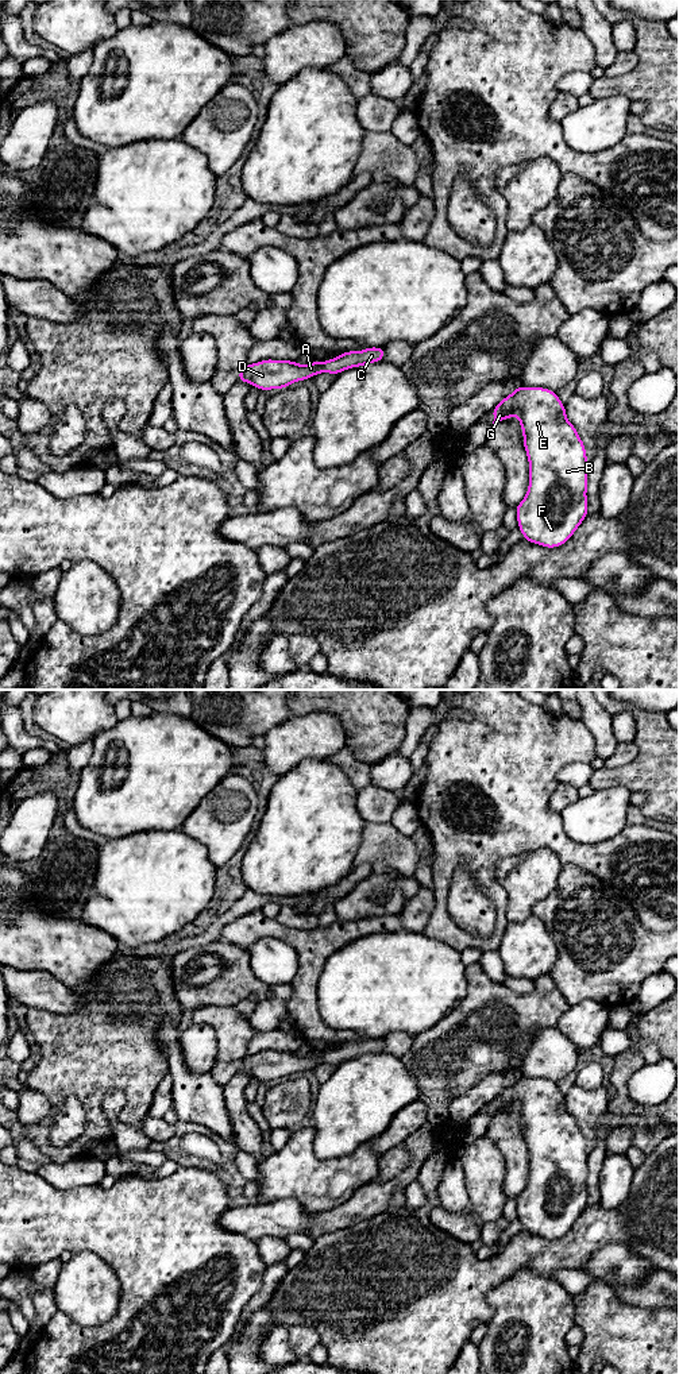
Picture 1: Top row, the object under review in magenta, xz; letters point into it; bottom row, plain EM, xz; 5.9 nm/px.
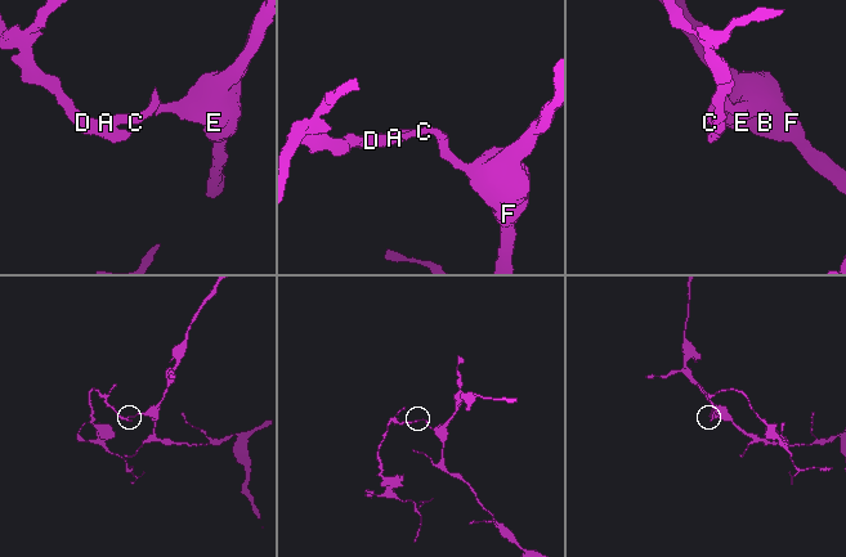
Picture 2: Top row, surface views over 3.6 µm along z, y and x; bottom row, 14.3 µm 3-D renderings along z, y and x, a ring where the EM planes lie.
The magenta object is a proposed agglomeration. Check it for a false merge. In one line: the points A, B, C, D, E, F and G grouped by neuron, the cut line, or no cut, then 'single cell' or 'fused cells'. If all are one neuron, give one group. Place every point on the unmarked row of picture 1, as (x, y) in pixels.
A D / B C E F G; cut in xz along (321, 1054), (326, 1062); fused cells

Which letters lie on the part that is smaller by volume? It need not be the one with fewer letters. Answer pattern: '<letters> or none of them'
A, D

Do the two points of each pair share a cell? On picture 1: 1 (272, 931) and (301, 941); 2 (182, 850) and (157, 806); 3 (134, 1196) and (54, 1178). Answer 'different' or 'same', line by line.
1: same
2: different
3: different

